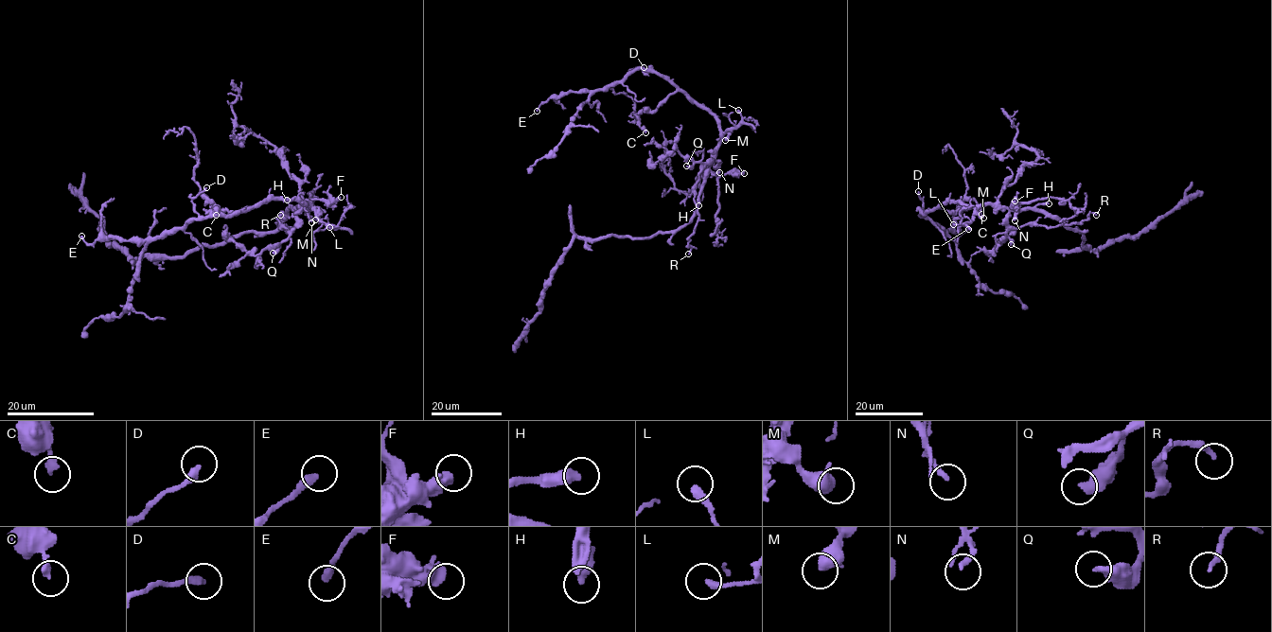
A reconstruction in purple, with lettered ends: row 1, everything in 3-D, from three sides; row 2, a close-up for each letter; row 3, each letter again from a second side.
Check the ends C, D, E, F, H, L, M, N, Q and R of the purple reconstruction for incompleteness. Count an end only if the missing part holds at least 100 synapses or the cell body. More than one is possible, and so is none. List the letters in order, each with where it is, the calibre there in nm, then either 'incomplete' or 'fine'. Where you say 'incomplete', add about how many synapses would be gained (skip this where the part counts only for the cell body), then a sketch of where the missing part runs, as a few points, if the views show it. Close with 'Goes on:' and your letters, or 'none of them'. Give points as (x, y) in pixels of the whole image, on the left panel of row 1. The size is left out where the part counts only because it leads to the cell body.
C: (216, 215) | 240 nm | fine
D: (206, 187) | 280 nm | fine
E: (81, 236) | 320 nm | fine
F: (341, 197) | 480 nm | fine
H: (287, 200) | 440 nm | fine
L: (329, 227) | 300 nm | fine
M: (315, 219) | 420 nm | fine
N: (311, 222) | 200 nm | fine
Q: (273, 253) | 440 nm | fine
R: (280, 215) | 200 nm | fine
Goes on: none of them

